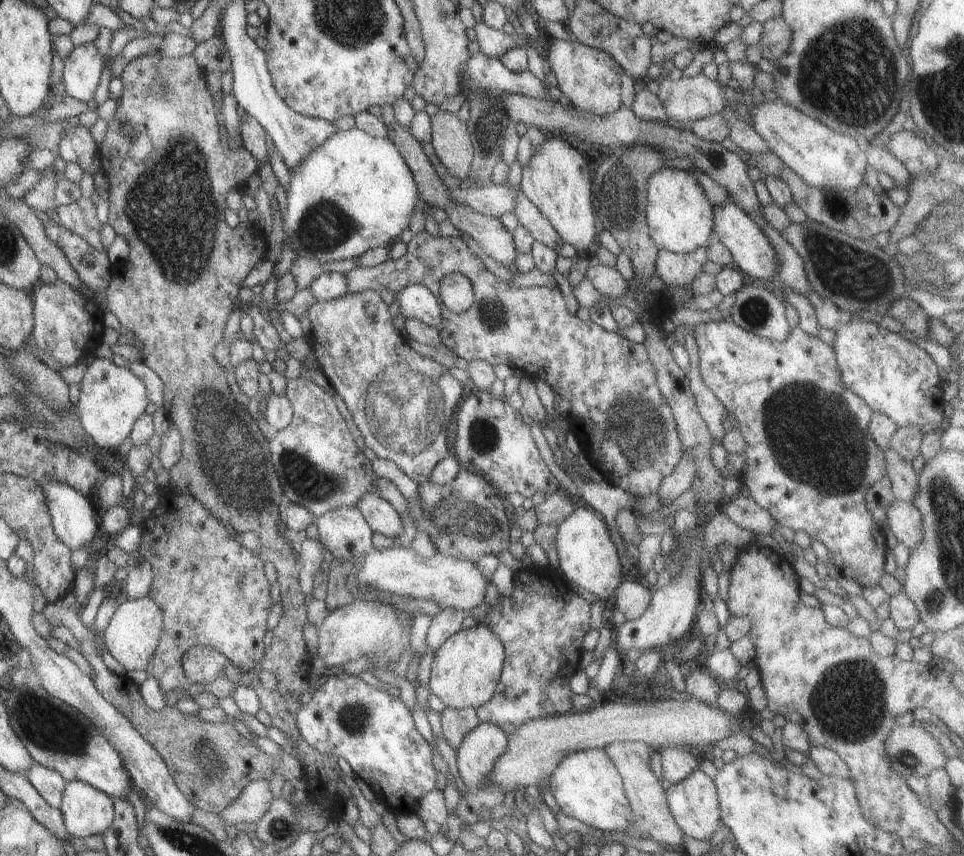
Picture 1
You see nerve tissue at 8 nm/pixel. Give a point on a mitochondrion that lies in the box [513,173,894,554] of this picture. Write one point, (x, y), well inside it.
(814, 436)

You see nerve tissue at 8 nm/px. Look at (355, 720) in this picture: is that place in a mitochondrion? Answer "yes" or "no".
yes

